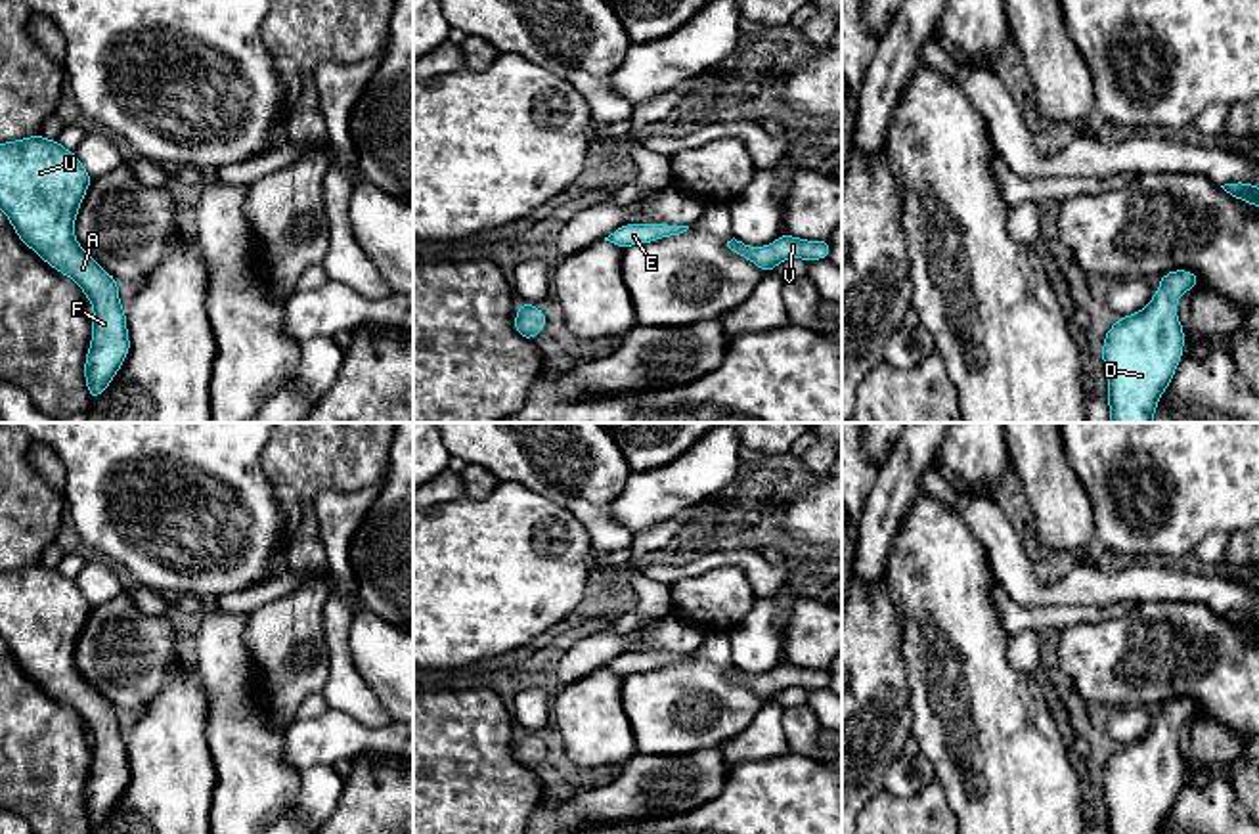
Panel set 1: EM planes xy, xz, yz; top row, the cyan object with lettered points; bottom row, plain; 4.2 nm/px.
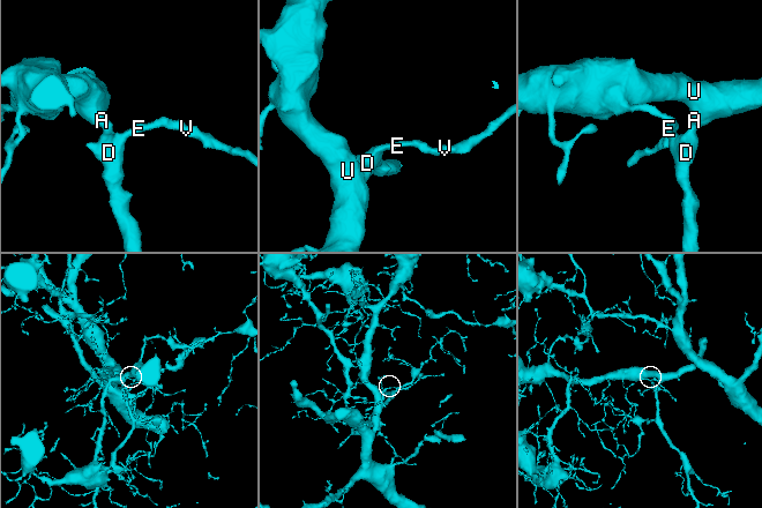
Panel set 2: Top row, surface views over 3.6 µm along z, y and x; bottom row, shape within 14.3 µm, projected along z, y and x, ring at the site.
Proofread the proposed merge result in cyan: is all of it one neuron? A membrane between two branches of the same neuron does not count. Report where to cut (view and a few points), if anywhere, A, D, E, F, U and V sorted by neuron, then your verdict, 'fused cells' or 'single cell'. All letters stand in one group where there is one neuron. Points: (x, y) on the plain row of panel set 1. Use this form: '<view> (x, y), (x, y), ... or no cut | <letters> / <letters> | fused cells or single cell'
no cut | A D E F U V | single cell

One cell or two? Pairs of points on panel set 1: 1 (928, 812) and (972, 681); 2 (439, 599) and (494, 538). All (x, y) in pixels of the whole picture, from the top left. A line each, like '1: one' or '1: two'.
1: two
2: one

